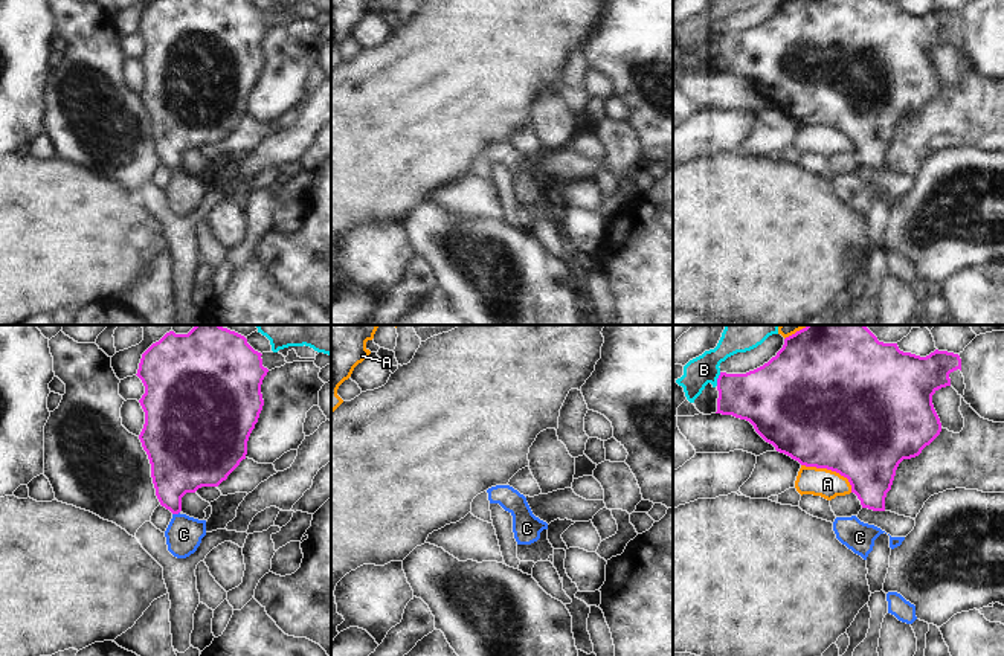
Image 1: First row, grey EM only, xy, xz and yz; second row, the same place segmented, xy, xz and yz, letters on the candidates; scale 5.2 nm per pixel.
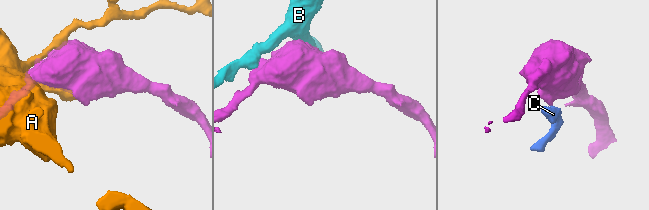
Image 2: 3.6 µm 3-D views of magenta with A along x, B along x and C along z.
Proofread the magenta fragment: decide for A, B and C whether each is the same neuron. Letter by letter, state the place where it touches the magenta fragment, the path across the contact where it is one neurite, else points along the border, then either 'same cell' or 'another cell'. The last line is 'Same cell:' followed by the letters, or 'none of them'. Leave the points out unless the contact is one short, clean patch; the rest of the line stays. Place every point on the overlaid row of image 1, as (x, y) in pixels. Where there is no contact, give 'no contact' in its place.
A: contact yz (830, 469); another cell
B: contact yz (717, 379); border yz (720, 373), (716, 385); another cell
C: contact xy (176, 513); way xy (179, 466), (176, 473), (176, 513), (183, 534); same cell
Same cell: C

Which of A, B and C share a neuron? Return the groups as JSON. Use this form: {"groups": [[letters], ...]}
{"groups": [["A"], ["B"], ["C"]]}

